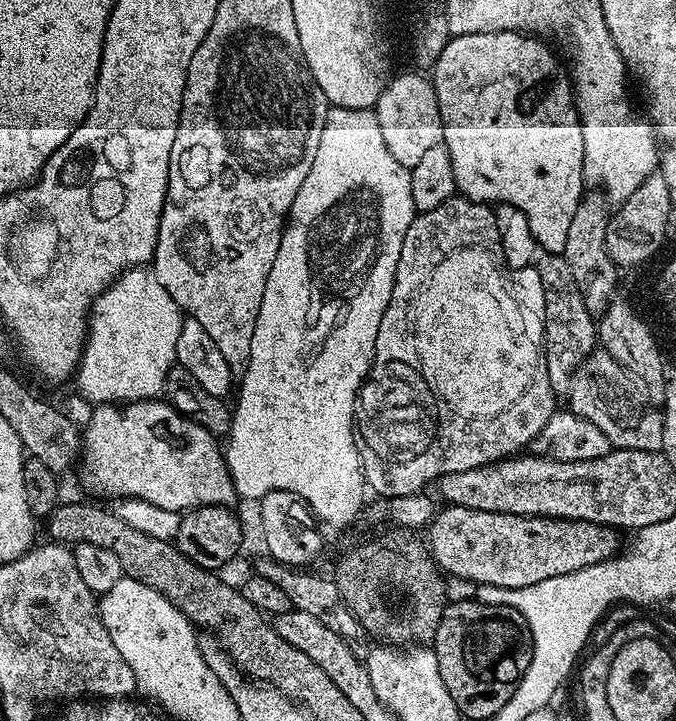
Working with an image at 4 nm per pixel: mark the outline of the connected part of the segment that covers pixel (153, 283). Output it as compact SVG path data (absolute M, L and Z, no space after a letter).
M147 267L132 268L121 274L103 294L92 303L88 338L80 356L80 366L74 373L74 385L92 402L131 402L154 400L165 391L170 370L176 364L178 334L185 317L179 306L166 294L166 286L158 282L155 271Z

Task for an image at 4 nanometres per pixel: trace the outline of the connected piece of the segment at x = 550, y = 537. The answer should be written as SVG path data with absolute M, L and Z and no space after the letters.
M457 504L444 506L427 525L426 543L441 572L489 588L525 588L558 574L570 574L586 566L600 564L621 551L621 533L617 529L585 520L561 520L546 516L515 516L486 510L470 510Z

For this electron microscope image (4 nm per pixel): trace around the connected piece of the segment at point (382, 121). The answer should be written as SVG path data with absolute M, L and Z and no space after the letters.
M416 72L393 75L382 90L374 111L390 154L394 154L394 158L410 170L418 166L418 161L444 139L444 120L438 110L436 91L427 75L419 76Z

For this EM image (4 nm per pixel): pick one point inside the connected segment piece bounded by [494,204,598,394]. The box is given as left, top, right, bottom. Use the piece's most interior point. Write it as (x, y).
(570, 333)

